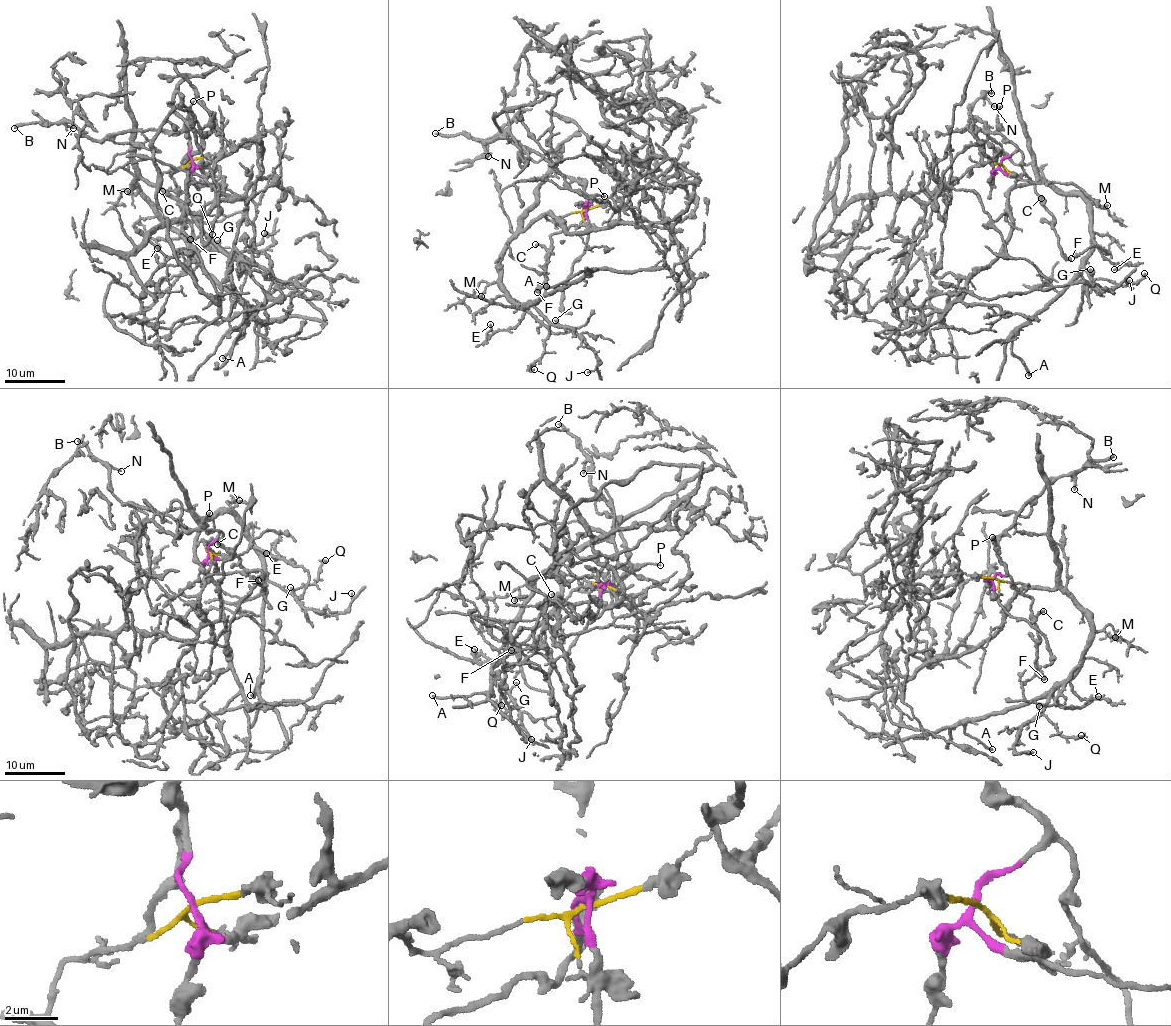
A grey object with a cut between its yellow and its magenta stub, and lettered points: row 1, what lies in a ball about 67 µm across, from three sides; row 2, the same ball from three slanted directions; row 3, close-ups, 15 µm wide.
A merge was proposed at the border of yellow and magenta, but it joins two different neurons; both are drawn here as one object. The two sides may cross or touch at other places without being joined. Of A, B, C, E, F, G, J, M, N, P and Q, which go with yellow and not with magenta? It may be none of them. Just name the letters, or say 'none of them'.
A, E, G, J, M, Q

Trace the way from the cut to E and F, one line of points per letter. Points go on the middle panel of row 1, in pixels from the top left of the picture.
E: (585, 209), (537, 217), (509, 244), (500, 278), (524, 312), (512, 328), (491, 334), (490, 324)
F: (585, 208), (582, 210), (584, 219), (579, 225), (550, 237), (543, 267), (546, 275), (537, 292)

